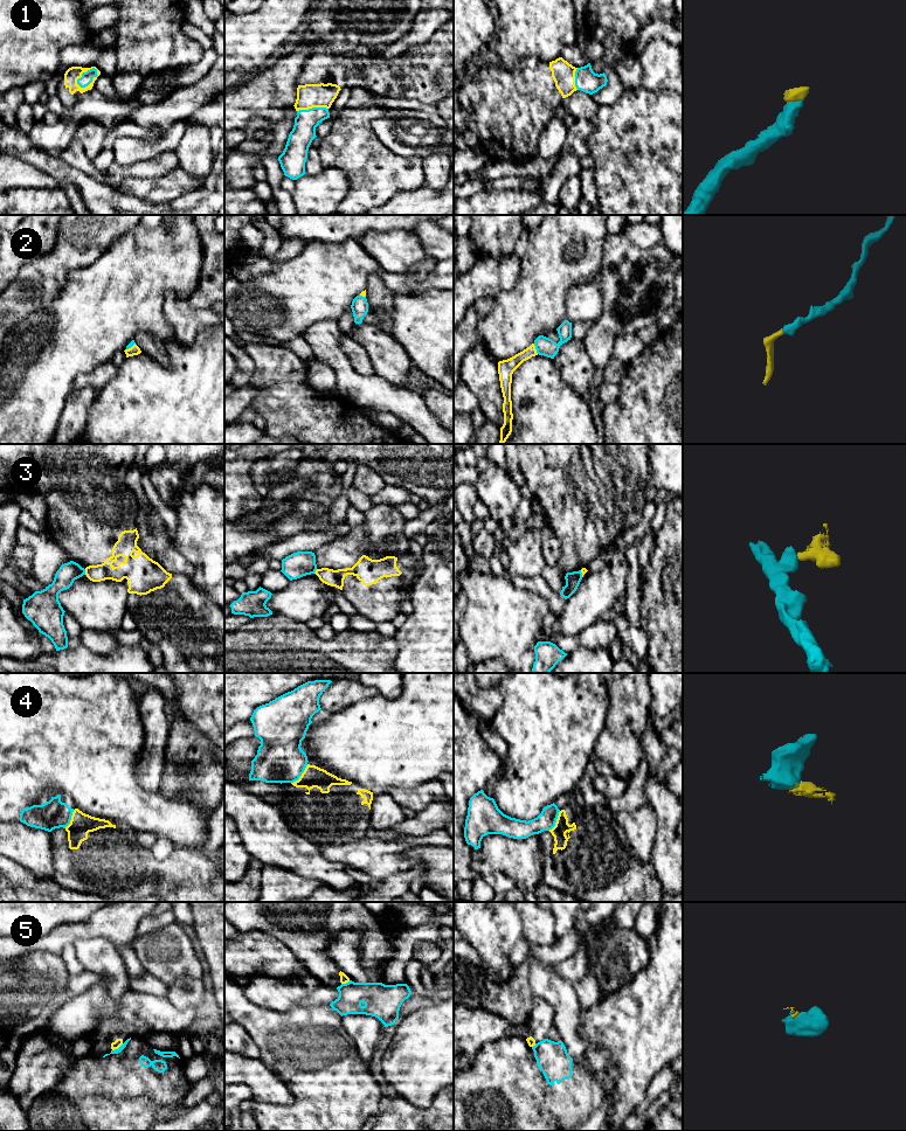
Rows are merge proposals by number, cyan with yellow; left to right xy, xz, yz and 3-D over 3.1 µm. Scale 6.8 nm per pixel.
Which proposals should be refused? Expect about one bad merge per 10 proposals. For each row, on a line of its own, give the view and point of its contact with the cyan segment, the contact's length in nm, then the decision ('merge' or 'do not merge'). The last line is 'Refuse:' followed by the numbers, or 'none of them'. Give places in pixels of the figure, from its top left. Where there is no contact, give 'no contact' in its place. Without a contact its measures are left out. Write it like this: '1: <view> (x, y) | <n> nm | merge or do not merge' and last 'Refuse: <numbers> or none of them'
1: xy (84, 73) | 180 nm | merge
2: yz (536, 348) | 80 nm | merge
3: xy (84, 571) | 40 nm | do not merge
4: xz (301, 775) | 180 nm | do not merge
5: xy (118, 1048) | 90 nm | do not merge
Refuse: 3, 4, 5

